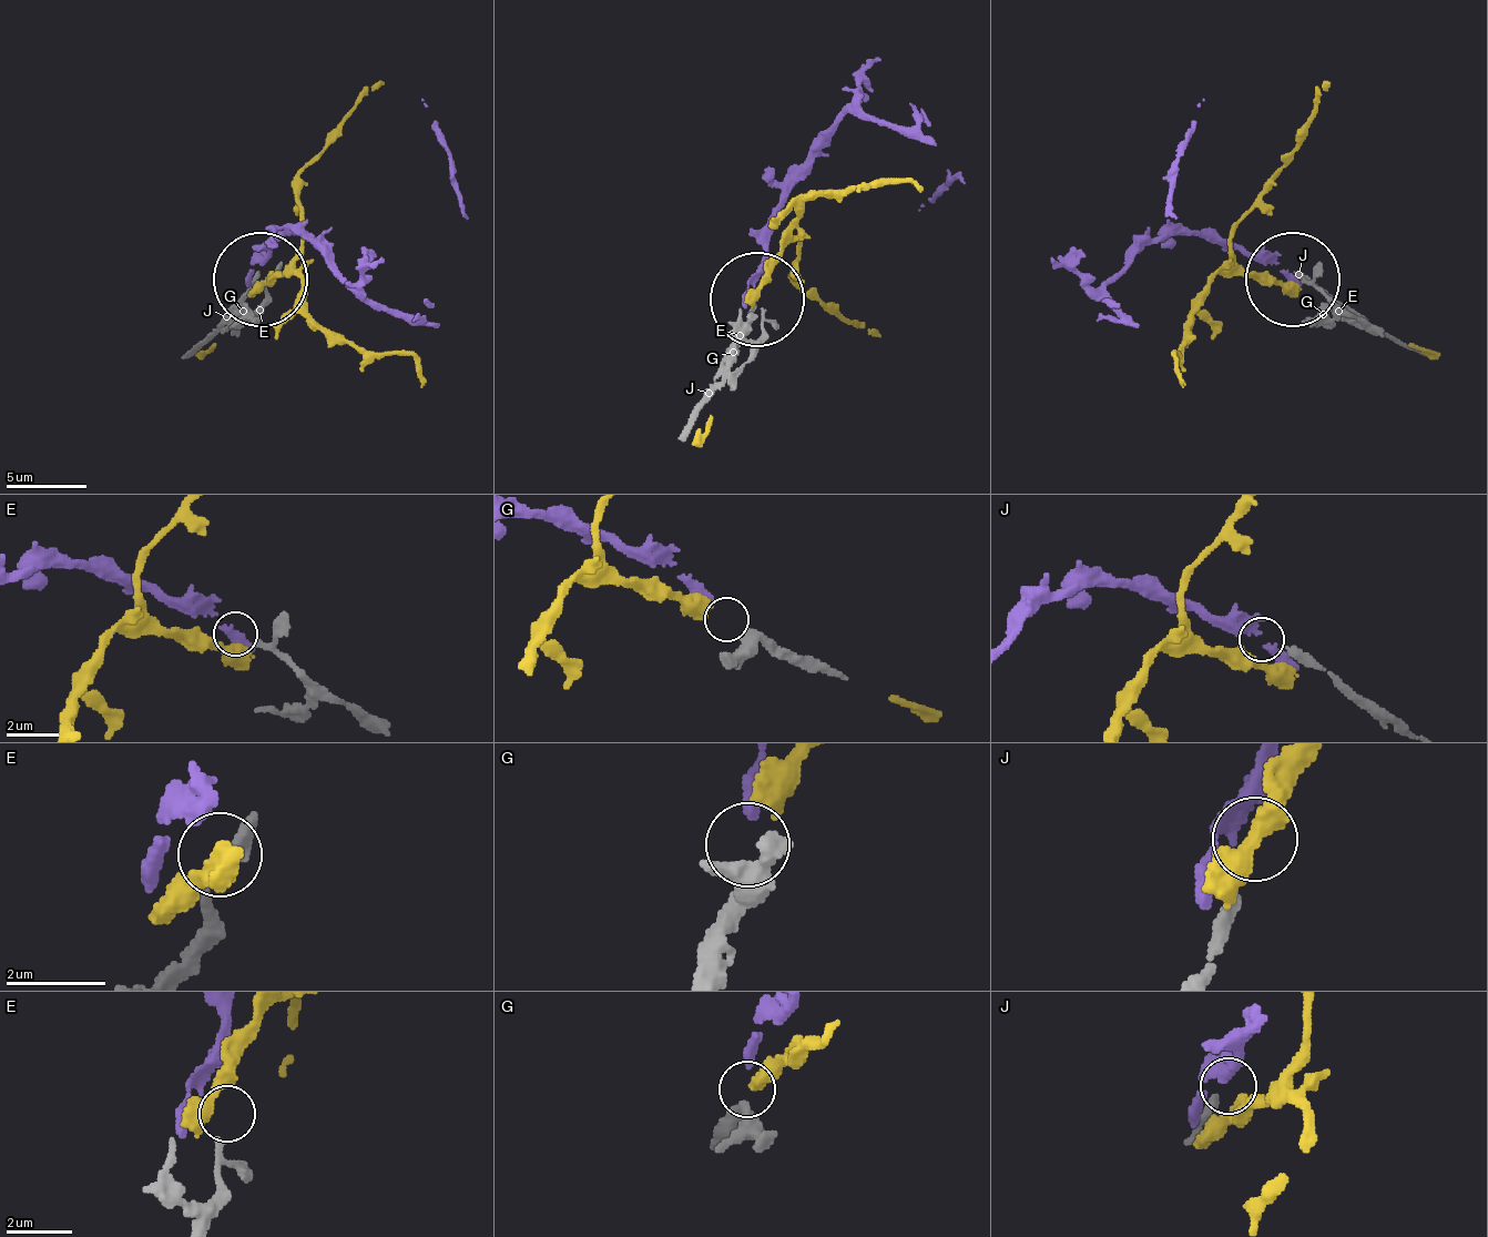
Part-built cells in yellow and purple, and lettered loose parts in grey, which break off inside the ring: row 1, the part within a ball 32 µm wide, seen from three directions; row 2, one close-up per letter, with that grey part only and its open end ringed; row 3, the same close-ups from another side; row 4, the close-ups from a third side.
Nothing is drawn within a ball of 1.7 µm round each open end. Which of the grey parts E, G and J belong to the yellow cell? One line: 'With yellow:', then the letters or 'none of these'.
With yellow: G

